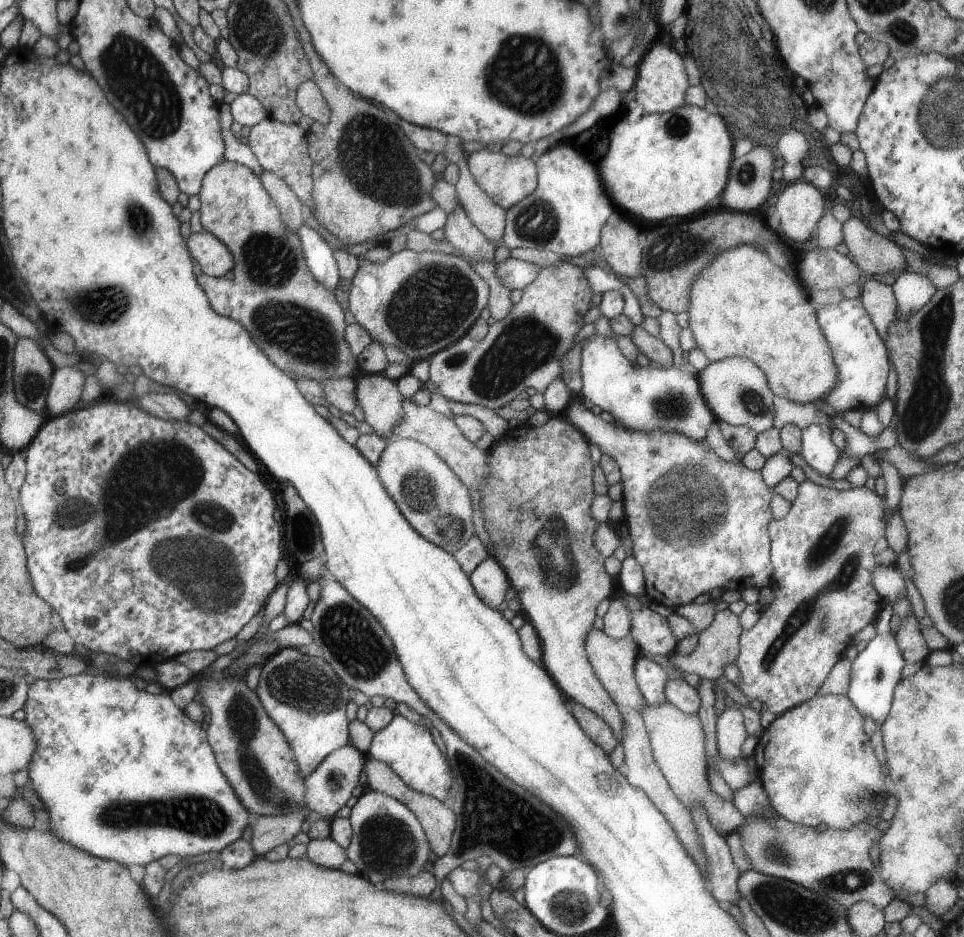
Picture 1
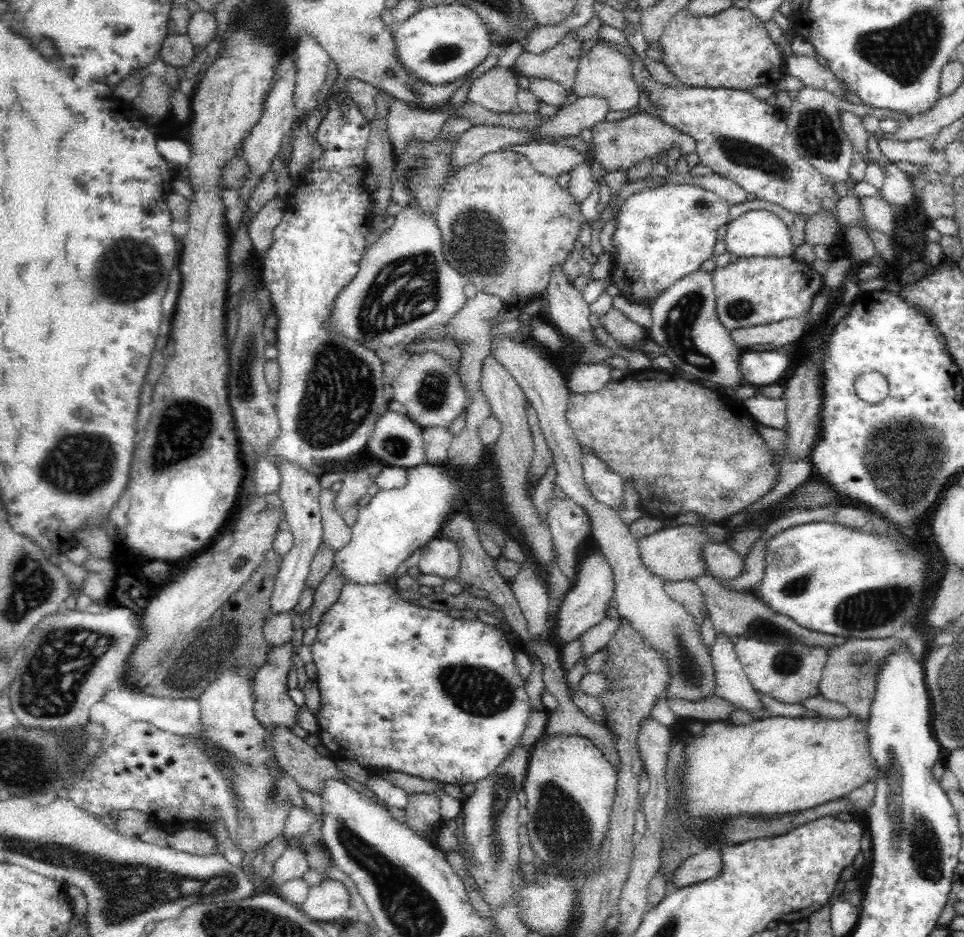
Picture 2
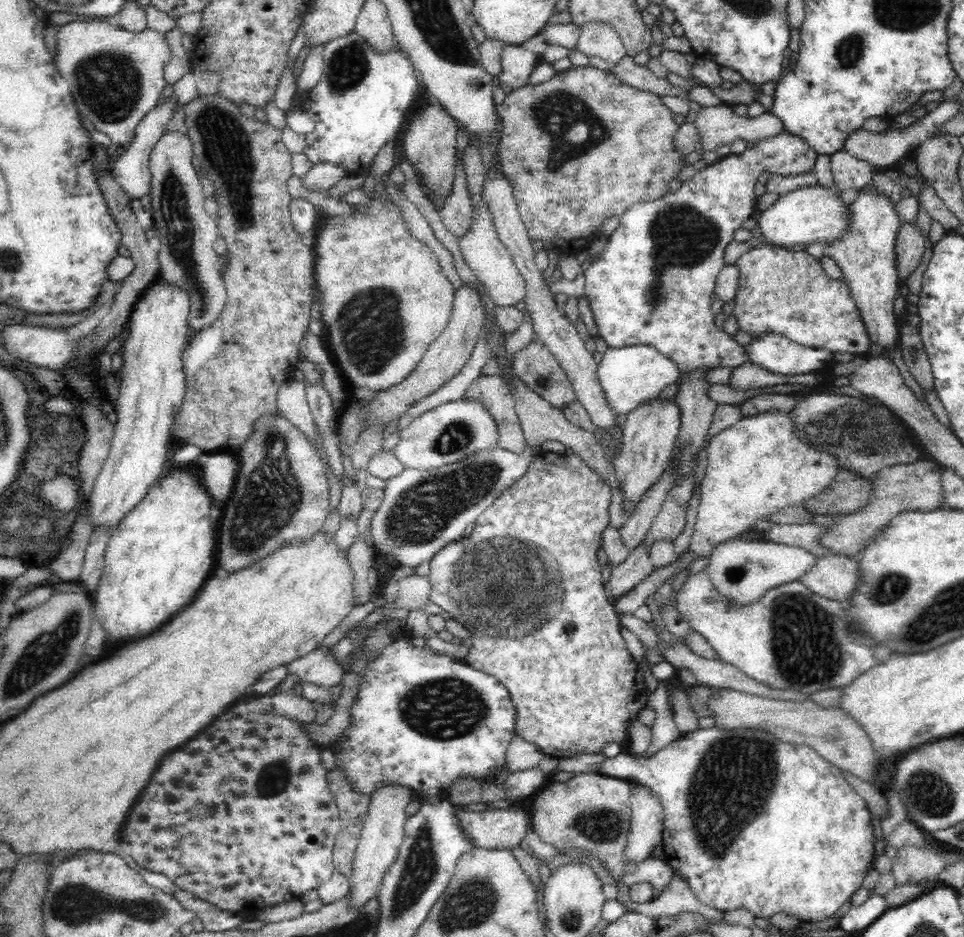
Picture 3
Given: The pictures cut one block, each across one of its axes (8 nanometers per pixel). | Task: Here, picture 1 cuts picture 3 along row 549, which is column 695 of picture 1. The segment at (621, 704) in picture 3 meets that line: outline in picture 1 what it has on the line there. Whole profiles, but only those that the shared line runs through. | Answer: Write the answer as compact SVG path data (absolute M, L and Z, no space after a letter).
M579 401L570 402L564 415L620 467L625 512L622 526L632 540L634 558L642 566L645 595L650 602L658 602L674 610L692 603L699 594L710 593L714 588L724 592L738 589L741 592L748 587L762 589L770 586L775 574L769 532L773 519L770 508L773 490L766 488L767 482L763 480L761 471L748 470L742 462L727 462L715 455L706 442L692 440L682 432L634 432L607 422Z

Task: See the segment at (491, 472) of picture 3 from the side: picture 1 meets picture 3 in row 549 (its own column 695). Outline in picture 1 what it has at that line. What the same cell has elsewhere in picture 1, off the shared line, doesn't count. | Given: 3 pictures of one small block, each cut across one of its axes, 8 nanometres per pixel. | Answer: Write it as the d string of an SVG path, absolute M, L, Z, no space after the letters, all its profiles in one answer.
M593 334L582 346L582 398L600 406L614 416L615 424L634 432L682 432L692 440L704 441L706 430L714 420L698 375L690 376L674 366L648 368L628 360L612 336Z

